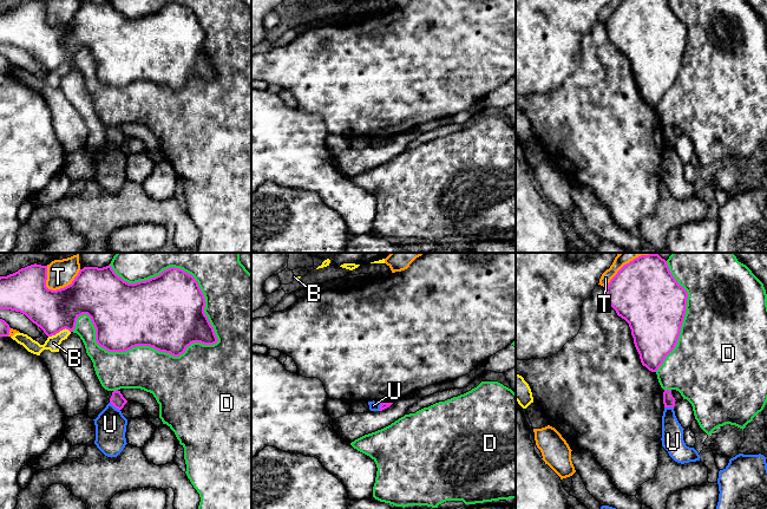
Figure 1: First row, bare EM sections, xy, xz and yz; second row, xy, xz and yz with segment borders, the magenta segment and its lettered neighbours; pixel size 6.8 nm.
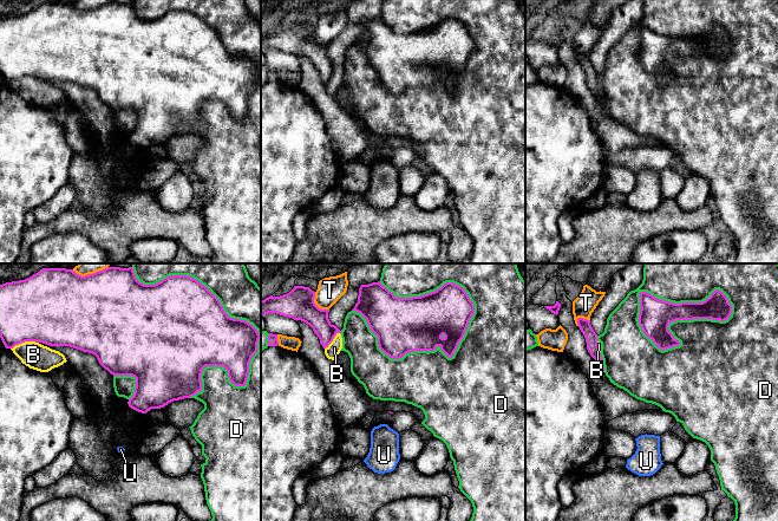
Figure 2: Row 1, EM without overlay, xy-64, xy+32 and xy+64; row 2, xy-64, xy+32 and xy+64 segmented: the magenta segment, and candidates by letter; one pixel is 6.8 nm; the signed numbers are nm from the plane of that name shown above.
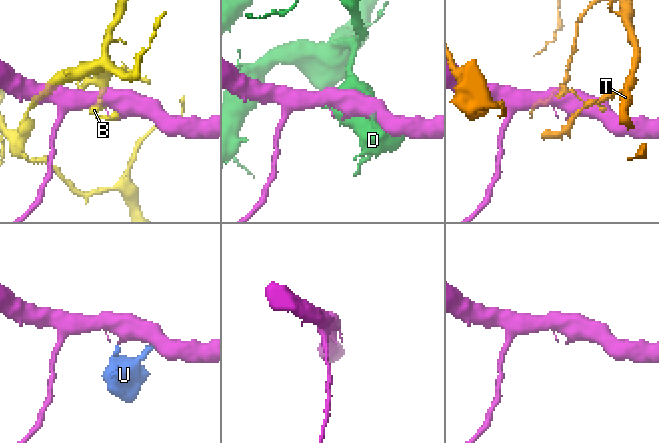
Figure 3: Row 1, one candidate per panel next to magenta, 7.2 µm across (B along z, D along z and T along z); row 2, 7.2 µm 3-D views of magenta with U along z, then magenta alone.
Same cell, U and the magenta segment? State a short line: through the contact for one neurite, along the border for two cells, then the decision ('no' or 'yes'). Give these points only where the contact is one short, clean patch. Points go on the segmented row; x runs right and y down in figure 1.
line xy (110, 402), (119, 410); no

